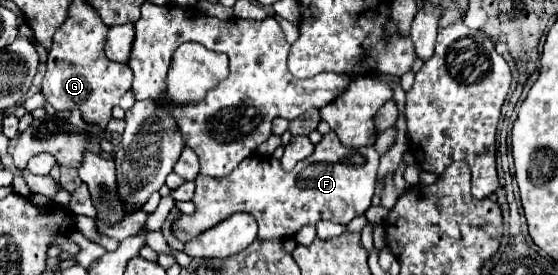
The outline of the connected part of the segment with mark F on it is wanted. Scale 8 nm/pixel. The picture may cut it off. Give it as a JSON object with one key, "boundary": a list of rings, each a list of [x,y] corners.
{"boundary":[[[326,133],[324,139],[316,145],[316,151],[296,163],[292,171],[284,171],[280,161],[274,159],[272,155],[252,155],[228,175],[228,179],[208,179],[206,175],[198,175],[196,179],[196,195],[194,195],[194,205],[196,213],[194,215],[180,215],[176,223],[172,223],[172,231],[180,241],[188,241],[190,237],[200,235],[202,231],[208,231],[210,227],[218,225],[232,213],[250,213],[256,223],[258,223],[258,239],[290,239],[294,237],[304,225],[316,225],[320,219],[328,219],[340,225],[348,225],[354,217],[364,215],[364,211],[370,207],[370,199],[374,195],[376,187],[376,177],[378,177],[378,165],[380,165],[380,155],[374,145],[368,147],[346,147],[340,143],[336,133]]]}

